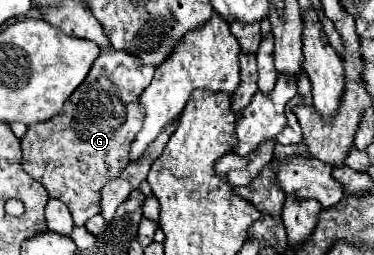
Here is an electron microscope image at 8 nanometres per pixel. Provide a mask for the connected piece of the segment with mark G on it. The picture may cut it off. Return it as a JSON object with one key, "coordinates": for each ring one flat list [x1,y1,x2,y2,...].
{"coordinates":[[106,47,94,61,86,83,70,95,66,107,50,123,36,123,28,127,22,141,22,169,38,183,42,183,50,197,60,199,72,213,76,225,98,215,100,189,108,179,118,177,128,165,126,151,134,135,142,127,140,95,150,85,154,67,134,59,126,51]]}

